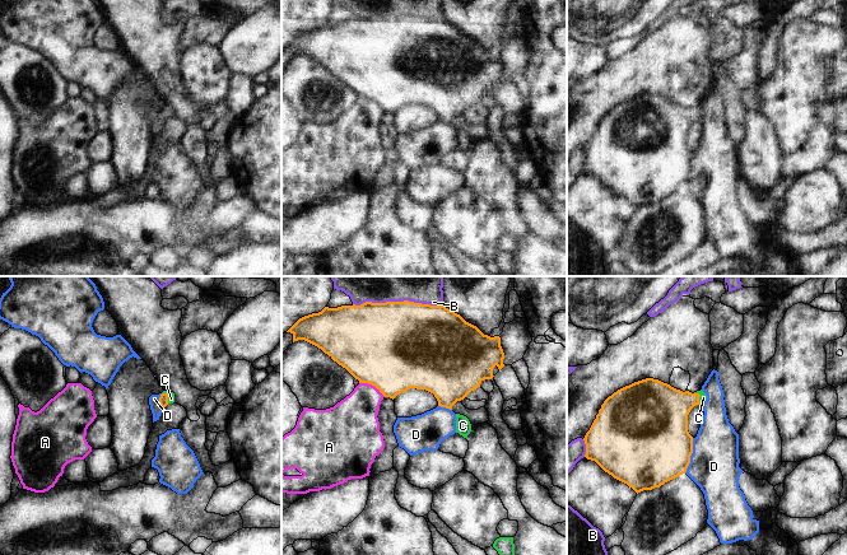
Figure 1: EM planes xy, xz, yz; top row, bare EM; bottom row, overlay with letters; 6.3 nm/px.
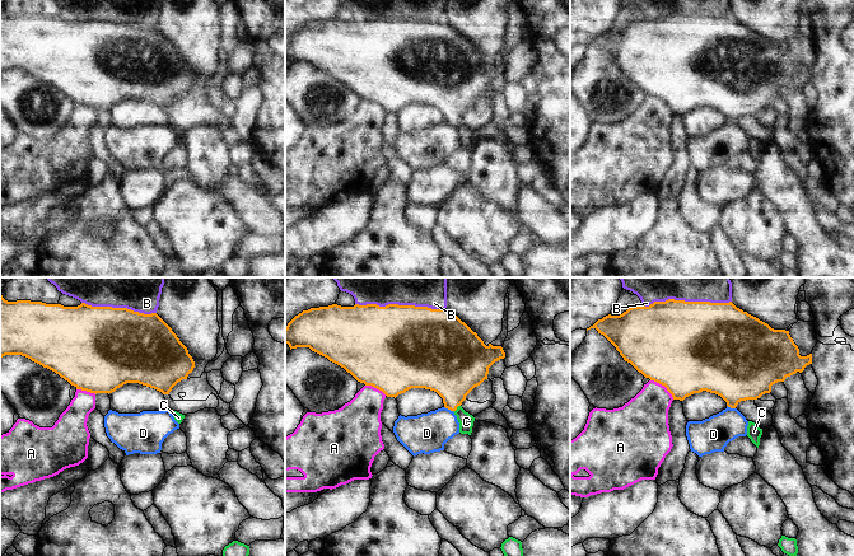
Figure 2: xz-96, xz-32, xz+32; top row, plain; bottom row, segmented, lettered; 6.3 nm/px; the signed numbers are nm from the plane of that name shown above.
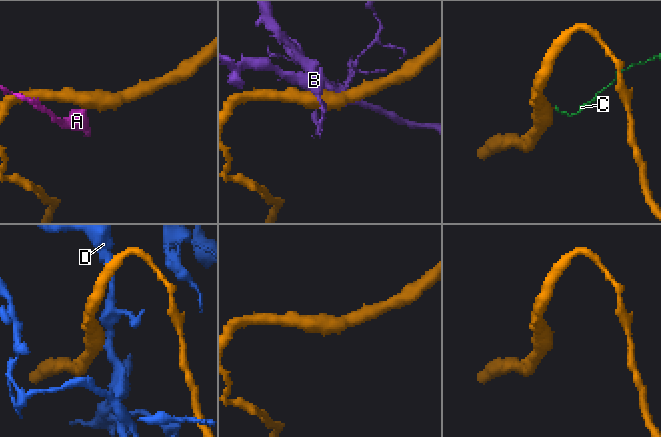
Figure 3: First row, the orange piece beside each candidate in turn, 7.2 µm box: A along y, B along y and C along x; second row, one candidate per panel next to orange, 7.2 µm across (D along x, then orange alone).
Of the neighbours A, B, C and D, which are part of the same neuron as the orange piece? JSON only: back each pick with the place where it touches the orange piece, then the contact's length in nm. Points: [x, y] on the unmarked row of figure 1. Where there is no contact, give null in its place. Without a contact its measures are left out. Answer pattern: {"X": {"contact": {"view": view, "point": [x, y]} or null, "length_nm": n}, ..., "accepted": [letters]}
{"C": {"contact": {"view": "xy", "point": [168, 111]}, "length_nm": 80}, "accepted": ["C"]}

